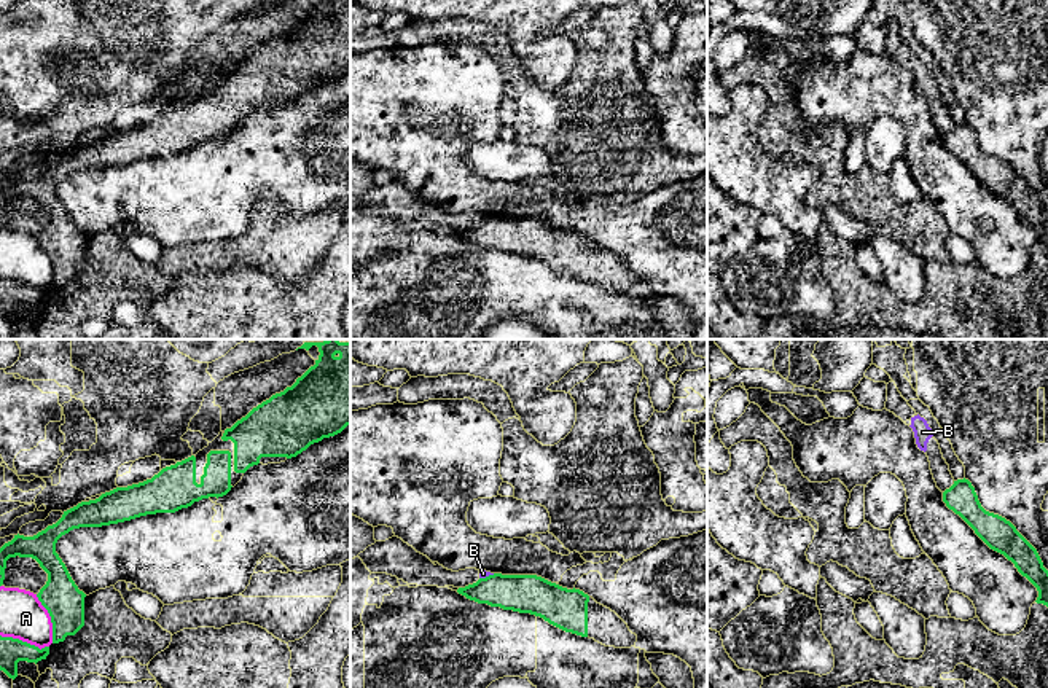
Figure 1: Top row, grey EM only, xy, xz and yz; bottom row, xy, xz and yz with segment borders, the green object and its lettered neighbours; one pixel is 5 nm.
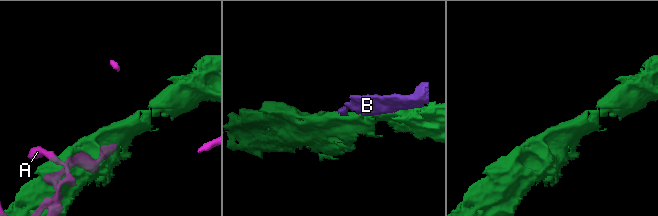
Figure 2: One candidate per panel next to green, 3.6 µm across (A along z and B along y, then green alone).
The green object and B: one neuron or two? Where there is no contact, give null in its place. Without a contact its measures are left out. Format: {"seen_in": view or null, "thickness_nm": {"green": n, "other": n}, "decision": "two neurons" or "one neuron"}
{"seen_in": "xz", "thickness_nm": {"green": 190, "other": 50}, "decision": "two neurons"}

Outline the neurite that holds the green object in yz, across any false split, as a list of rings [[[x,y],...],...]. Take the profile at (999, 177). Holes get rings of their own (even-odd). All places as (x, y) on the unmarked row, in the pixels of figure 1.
[[[957,123],[943,135],[943,145],[959,158],[994,194],[1015,207],[1038,234],[1037,247],[1048,250],[1048,213],[1037,193],[1005,161],[986,154],[968,123]]]

